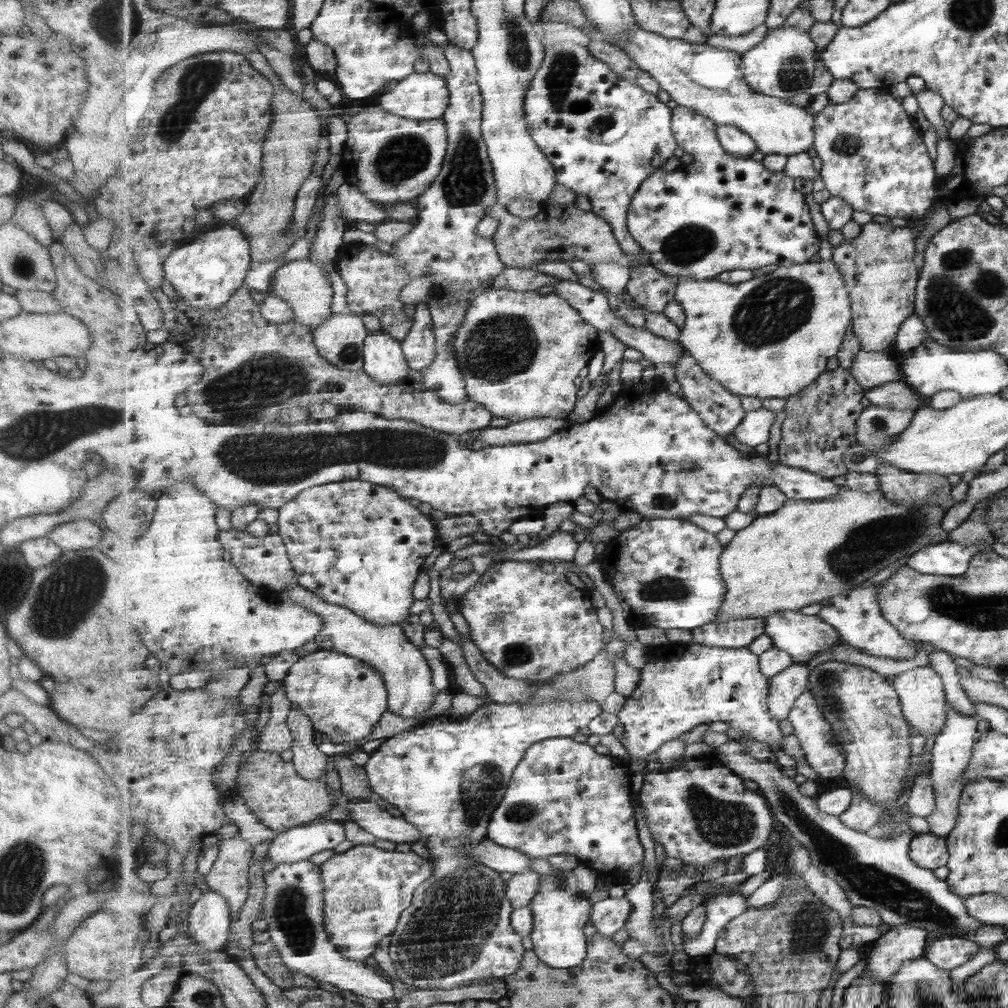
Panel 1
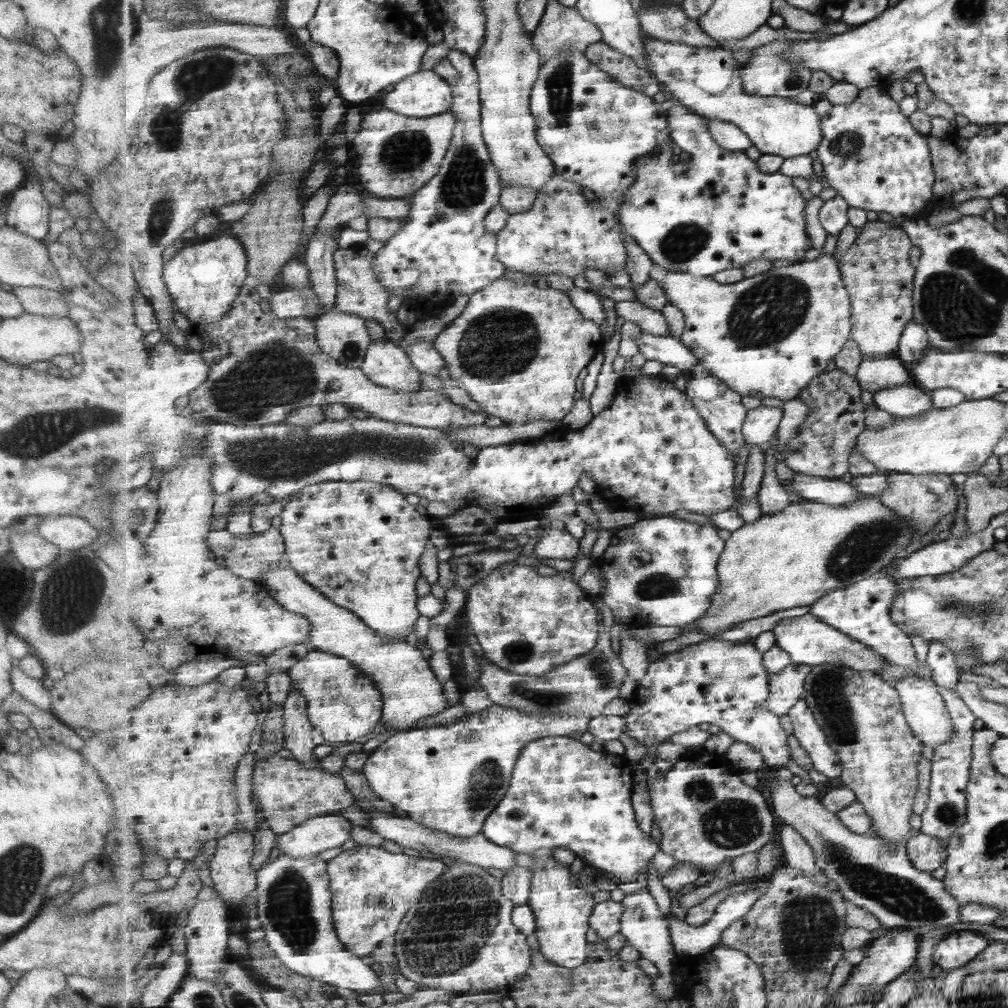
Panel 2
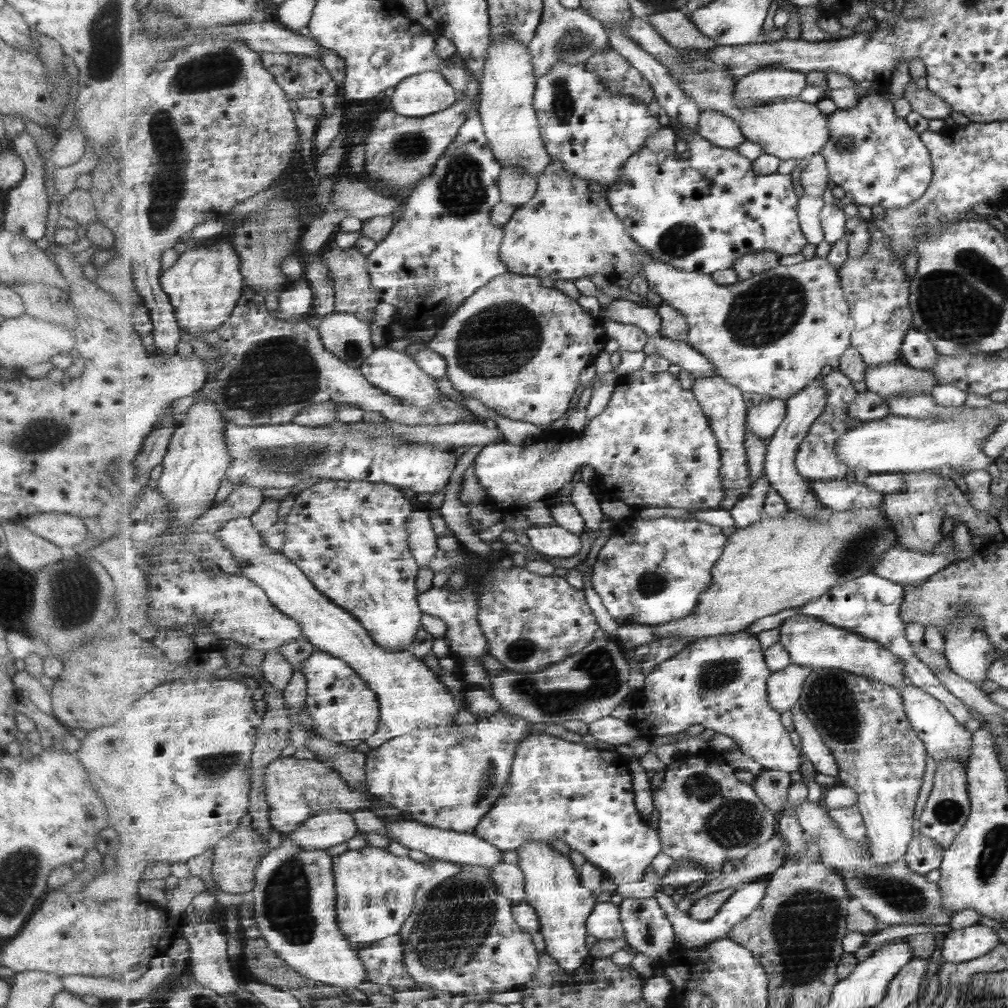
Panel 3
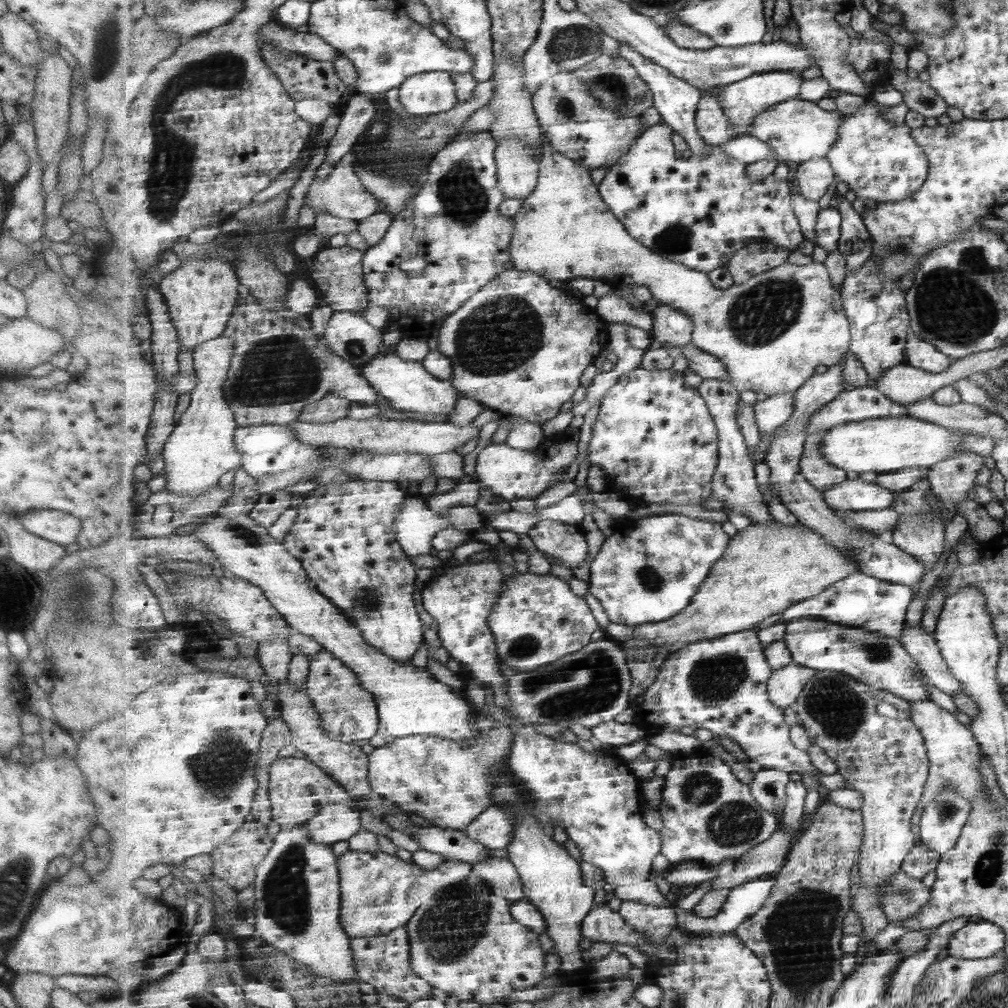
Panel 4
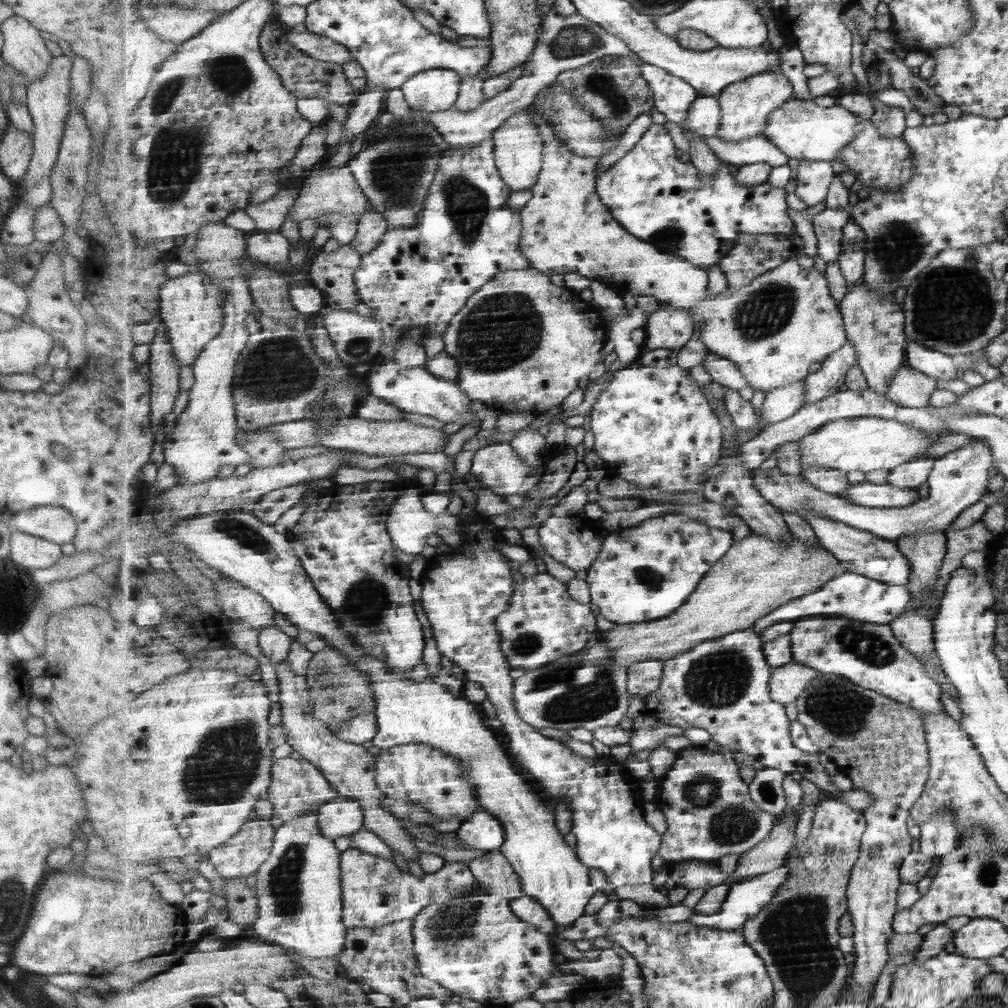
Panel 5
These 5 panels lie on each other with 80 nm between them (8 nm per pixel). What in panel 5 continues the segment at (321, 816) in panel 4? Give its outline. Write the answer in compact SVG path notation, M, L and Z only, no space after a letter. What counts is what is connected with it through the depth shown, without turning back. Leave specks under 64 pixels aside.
M339 795L320 808L319 830L336 841L341 836L354 836L364 828L365 816L361 804Z

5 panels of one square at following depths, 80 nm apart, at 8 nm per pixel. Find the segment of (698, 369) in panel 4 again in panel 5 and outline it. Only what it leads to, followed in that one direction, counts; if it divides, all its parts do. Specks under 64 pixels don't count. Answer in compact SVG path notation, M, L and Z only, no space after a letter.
M709 353L703 358L702 364L715 383L720 383L737 391L752 388L752 386L749 386L749 382L745 380L744 372L739 370L739 366L733 364L731 360Z

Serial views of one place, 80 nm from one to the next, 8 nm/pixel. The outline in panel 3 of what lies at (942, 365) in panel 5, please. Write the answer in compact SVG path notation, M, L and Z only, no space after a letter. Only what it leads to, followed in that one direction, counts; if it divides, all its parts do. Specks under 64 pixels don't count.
M915 328L903 341L902 362L919 370L929 371L937 363L937 351L928 336Z

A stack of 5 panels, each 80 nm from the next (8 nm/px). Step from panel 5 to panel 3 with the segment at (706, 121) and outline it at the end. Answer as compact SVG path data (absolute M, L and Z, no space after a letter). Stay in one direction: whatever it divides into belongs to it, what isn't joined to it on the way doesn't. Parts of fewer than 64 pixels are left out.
M705 109L698 125L698 133L715 146L735 149L746 138L741 127L733 118L721 111Z

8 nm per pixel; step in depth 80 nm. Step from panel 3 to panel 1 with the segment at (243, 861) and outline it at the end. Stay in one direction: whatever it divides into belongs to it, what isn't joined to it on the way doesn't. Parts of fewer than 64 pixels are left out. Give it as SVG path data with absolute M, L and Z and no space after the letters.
M241 836L222 840L220 853L211 873L205 878L210 890L224 896L231 907L232 920L239 920L241 908L249 898L252 882L249 882L254 847Z

